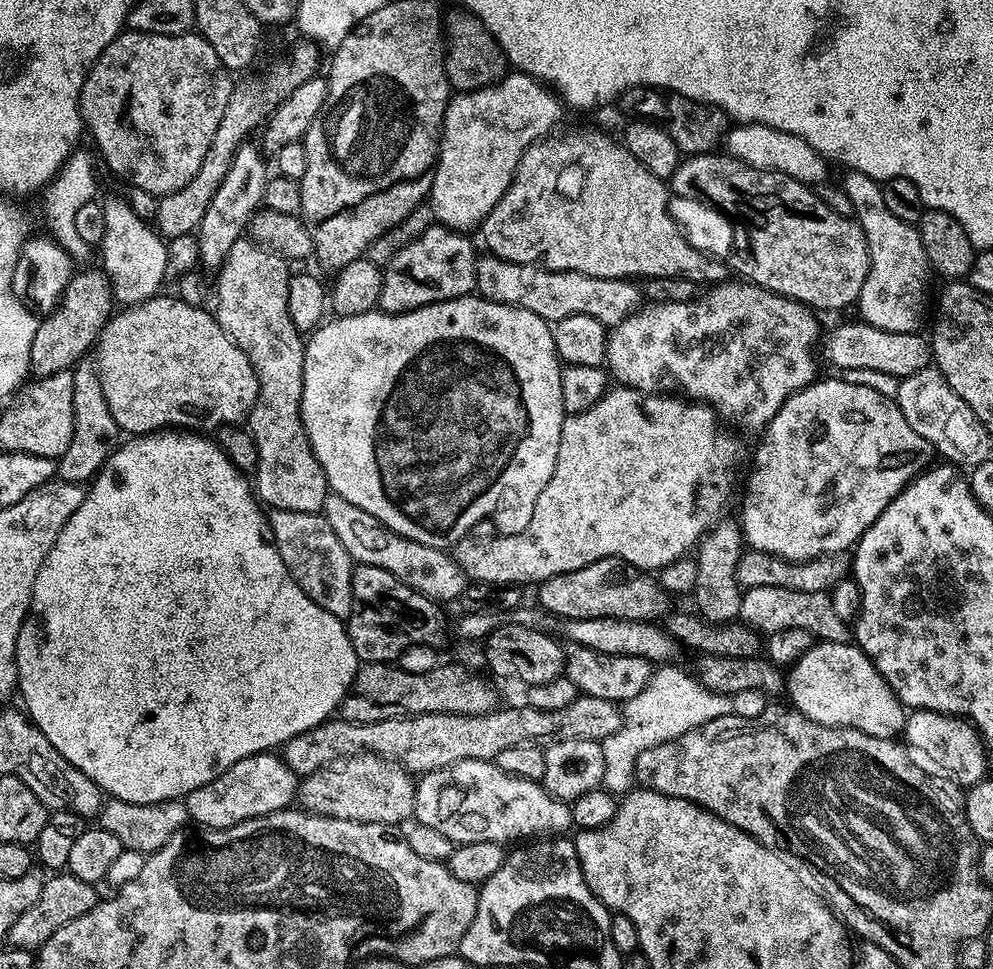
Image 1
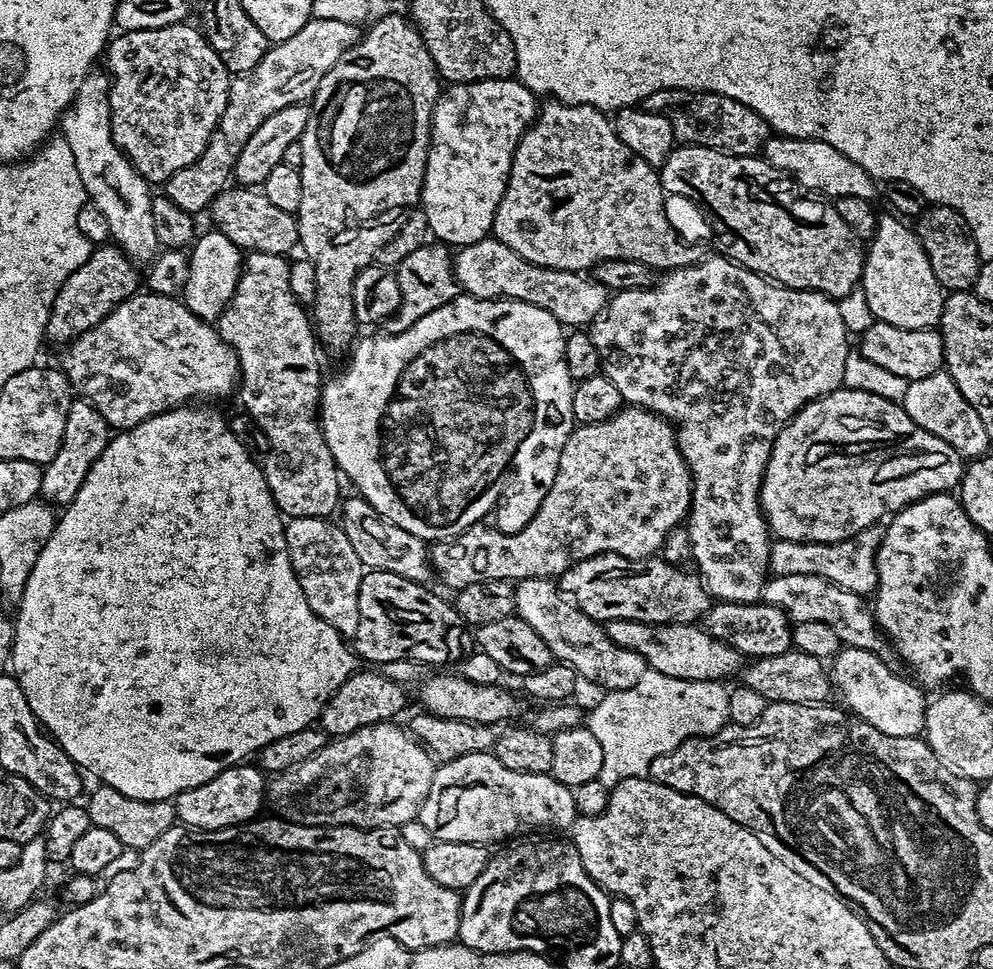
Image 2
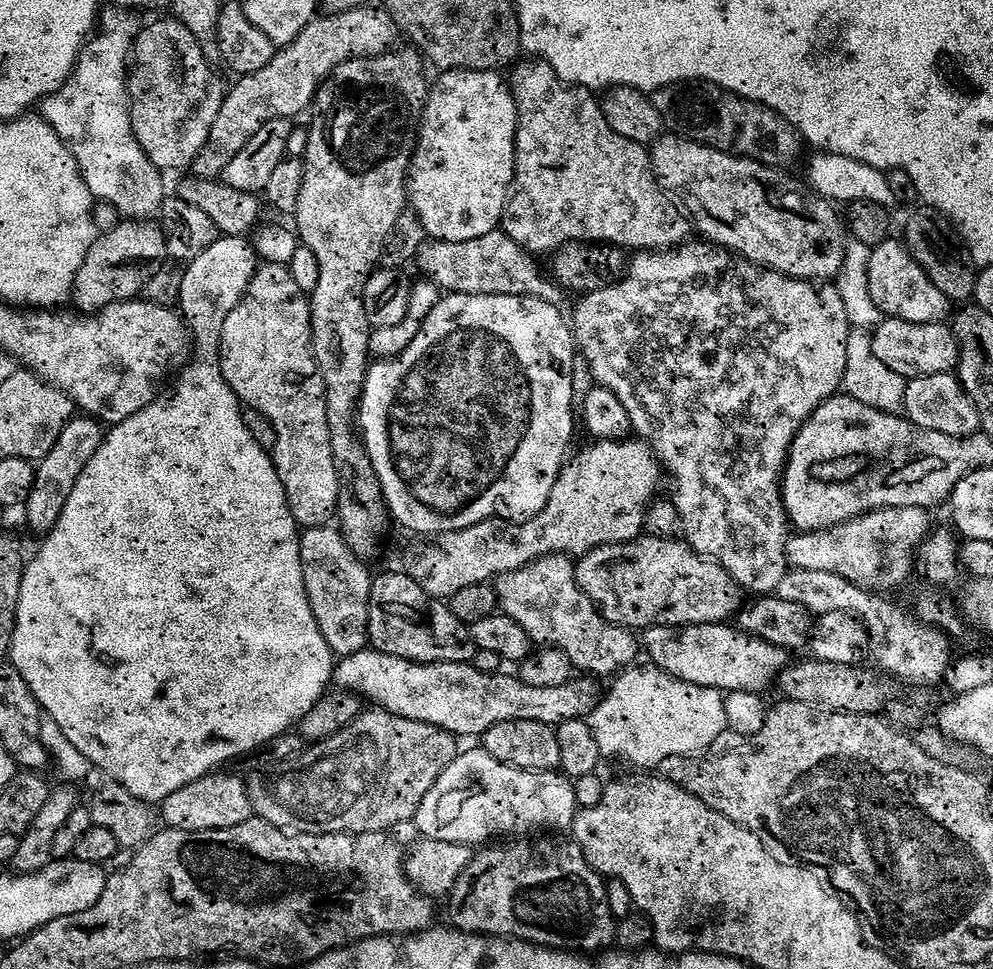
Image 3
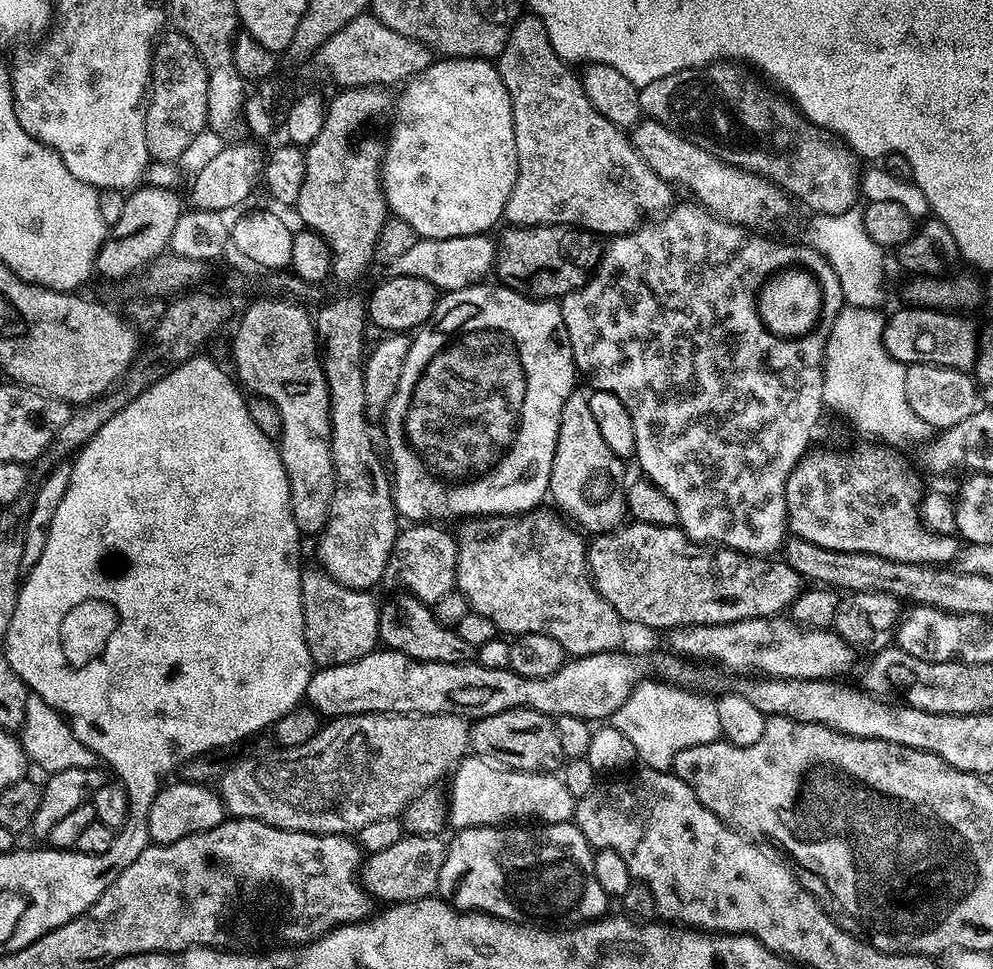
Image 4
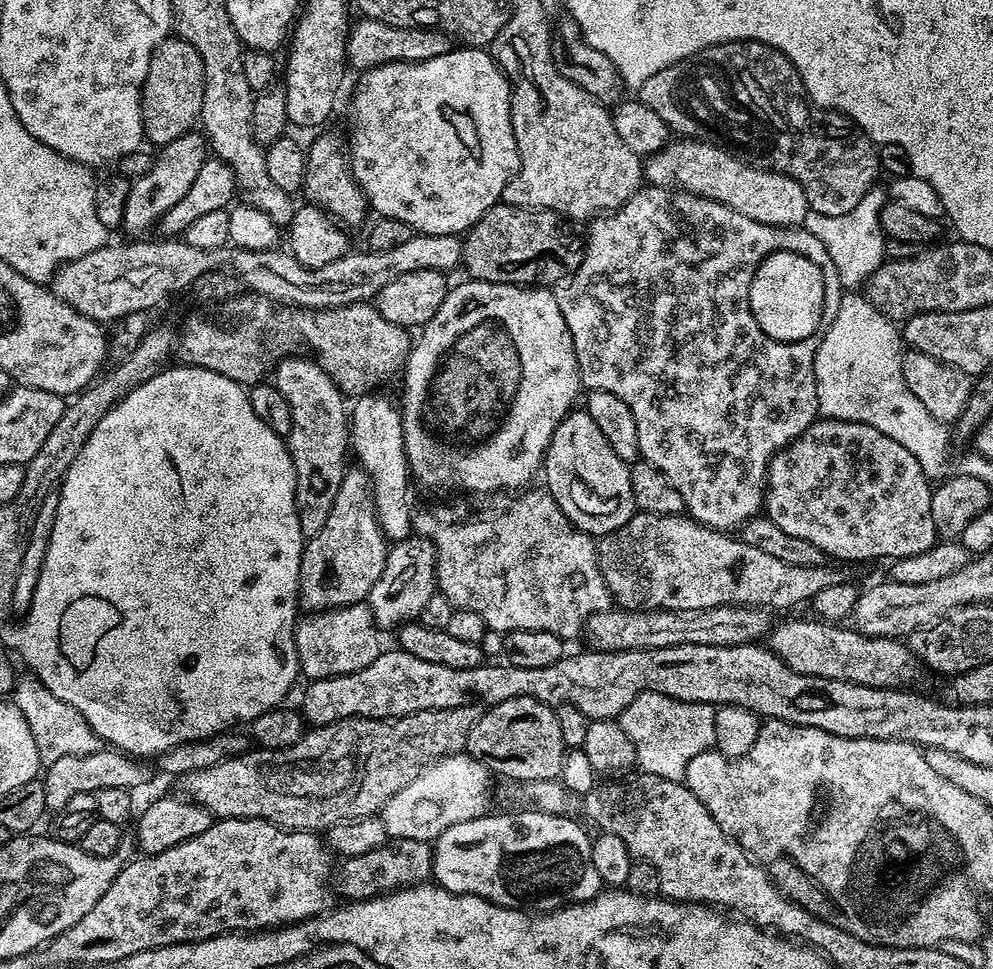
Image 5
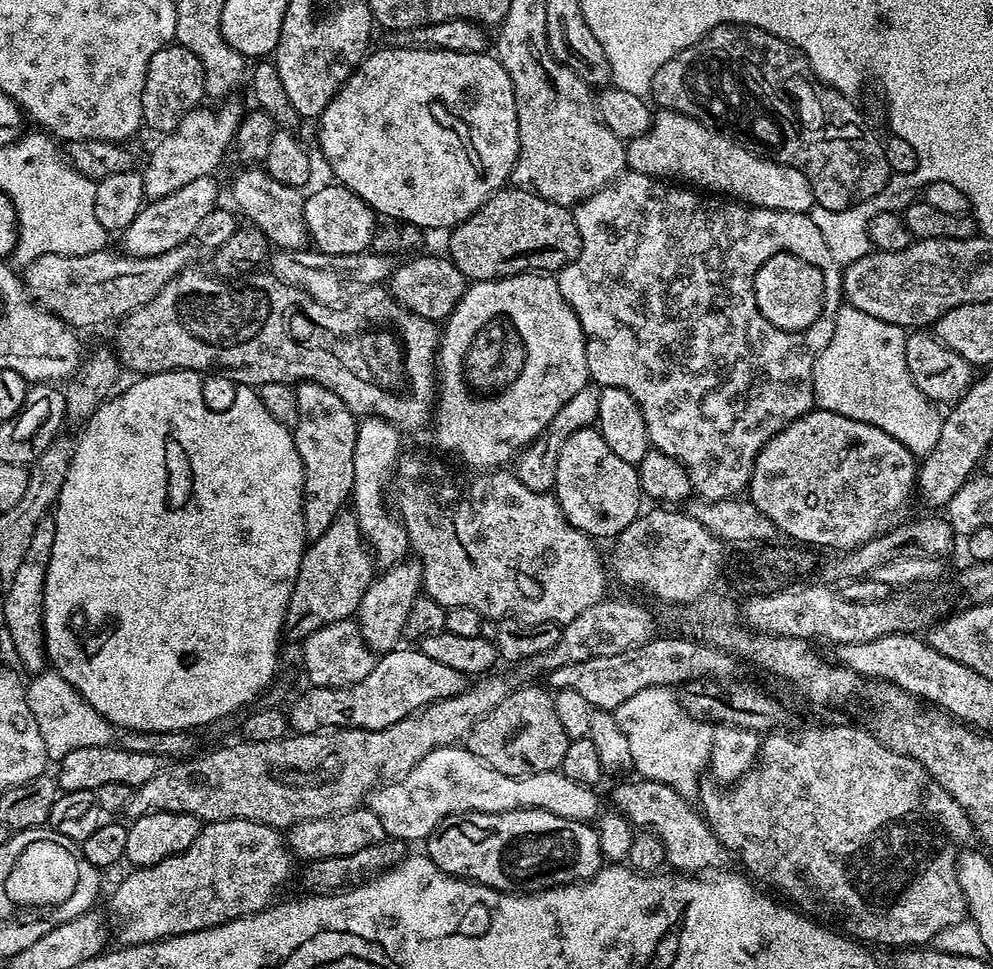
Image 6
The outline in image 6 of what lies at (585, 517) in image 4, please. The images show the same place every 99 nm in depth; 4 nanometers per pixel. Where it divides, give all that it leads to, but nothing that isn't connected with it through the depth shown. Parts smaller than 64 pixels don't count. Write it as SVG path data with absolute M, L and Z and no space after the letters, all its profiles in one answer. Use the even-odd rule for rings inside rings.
M595 427L583 428L563 437L556 453L554 495L570 526L585 532L590 538L615 538L642 512L637 465L622 462L622 458L618 458L618 454L606 446Z

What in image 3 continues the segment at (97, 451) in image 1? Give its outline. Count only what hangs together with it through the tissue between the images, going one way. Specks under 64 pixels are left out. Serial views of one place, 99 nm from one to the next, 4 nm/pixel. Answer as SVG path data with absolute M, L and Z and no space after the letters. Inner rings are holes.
M73 415L66 422L58 442L54 442L54 446L50 446L50 450L35 465L34 482L30 486L30 494L24 499L22 511L28 519L29 530L36 538L43 537L52 529L54 522L58 522L58 514L62 514L62 506L66 506L66 498L70 498L70 490L74 482L78 482L78 474L82 474L86 462L90 462L101 439L101 425L93 417Z

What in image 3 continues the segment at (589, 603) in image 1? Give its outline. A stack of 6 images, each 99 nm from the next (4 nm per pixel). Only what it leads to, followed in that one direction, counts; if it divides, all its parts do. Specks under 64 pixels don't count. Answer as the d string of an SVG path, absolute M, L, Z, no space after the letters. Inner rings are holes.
M641 534L617 544L600 544L579 557L574 567L578 586L596 603L600 613L610 623L629 630L643 630L653 624L719 624L735 617L742 608L742 588L735 578L721 564L701 556L680 538Z

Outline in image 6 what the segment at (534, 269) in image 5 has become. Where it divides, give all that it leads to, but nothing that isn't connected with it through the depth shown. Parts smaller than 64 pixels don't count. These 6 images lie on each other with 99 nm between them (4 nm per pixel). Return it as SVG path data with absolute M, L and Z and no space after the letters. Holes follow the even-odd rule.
M505 186L495 192L470 218L451 229L448 240L447 259L451 260L465 281L504 280L507 276L517 276L523 272L556 274L567 264L573 264L580 253L580 235L575 215L565 205L555 204L536 195L527 188Z

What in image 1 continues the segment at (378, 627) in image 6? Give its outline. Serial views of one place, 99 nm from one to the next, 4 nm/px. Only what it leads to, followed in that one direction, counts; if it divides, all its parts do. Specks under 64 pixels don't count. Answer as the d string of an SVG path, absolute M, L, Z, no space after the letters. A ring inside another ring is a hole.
M623 386L609 387L604 397L594 406L590 406L590 410L569 415L565 419L560 435L554 474L534 506L530 526L526 526L526 530L513 536L503 534L484 537L476 536L477 534L463 536L454 545L454 555L458 566L464 571L465 577L469 581L478 584L510 584L513 586L533 584L533 586L539 586L545 580L554 578L558 574L570 574L574 570L582 570L582 566L590 566L599 560L615 558L644 574L652 574L676 561L683 561L689 555L687 552L691 548L693 551L723 517L720 515L723 514L724 507L728 504L728 495L731 494L732 487L736 484L736 471L739 470L740 463L744 460L743 442L738 437L731 436L723 426L725 427L721 417L707 404L689 402L676 394L649 394Z

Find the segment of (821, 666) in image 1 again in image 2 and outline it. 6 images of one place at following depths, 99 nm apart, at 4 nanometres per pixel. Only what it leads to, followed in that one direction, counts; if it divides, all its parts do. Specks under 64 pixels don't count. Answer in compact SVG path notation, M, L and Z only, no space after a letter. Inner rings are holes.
M844 646L835 653L830 664L830 679L835 691L840 691L843 707L859 720L870 722L876 730L896 738L920 736L924 730L924 715L929 701L924 700L925 689L921 685L899 676L888 665L887 659L875 656L865 648Z

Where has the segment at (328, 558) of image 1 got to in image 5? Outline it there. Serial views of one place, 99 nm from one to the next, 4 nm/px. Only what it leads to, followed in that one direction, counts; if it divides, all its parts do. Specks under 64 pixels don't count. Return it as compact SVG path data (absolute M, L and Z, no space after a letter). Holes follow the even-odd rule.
M367 603L351 604L326 612L308 614L296 626L296 653L300 659L300 672L305 681L325 680L331 676L345 676L362 670L374 662L382 651L381 633L372 618Z

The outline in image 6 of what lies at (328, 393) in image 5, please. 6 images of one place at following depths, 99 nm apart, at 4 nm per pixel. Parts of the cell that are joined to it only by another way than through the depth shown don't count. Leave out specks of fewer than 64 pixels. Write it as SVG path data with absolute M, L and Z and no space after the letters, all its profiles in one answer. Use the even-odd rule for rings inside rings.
M300 382L295 385L296 397L298 398L298 422L294 429L296 449L302 458L304 467L304 501L302 502L302 518L304 519L304 534L309 541L322 538L326 530L334 522L334 518L345 511L349 503L352 487L354 486L354 446L356 445L357 417L326 386Z

